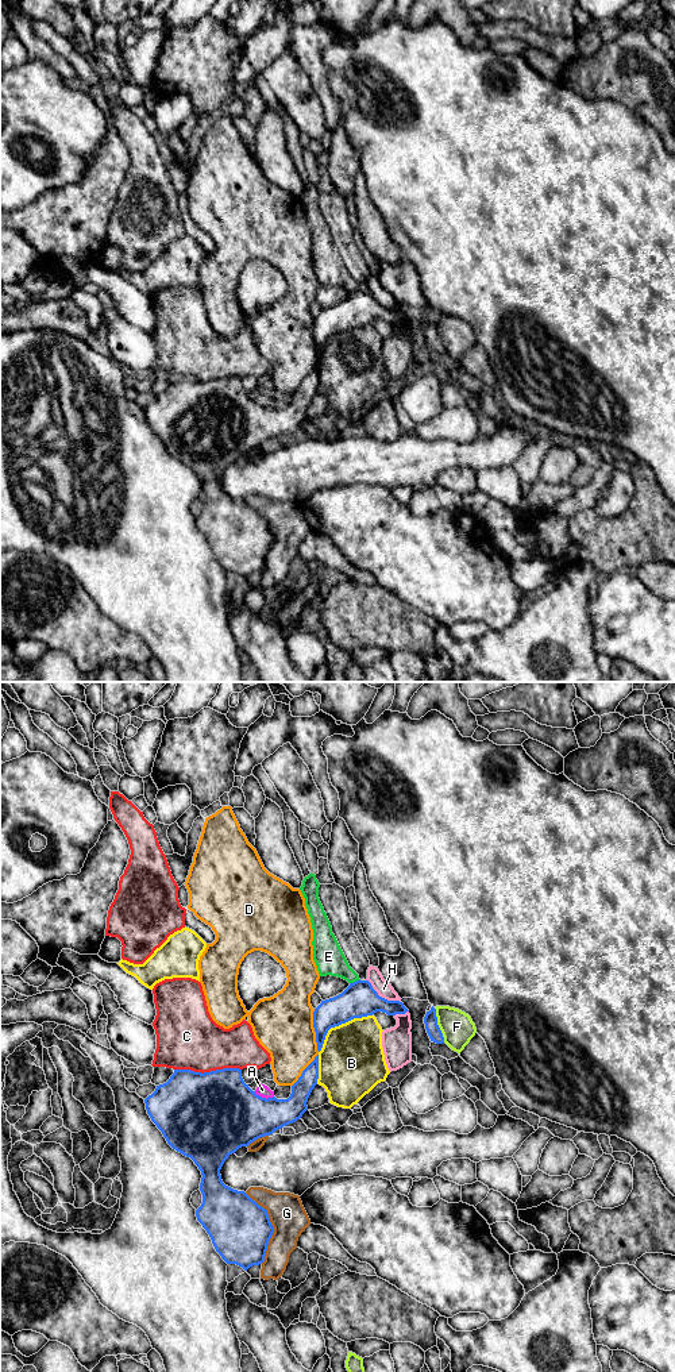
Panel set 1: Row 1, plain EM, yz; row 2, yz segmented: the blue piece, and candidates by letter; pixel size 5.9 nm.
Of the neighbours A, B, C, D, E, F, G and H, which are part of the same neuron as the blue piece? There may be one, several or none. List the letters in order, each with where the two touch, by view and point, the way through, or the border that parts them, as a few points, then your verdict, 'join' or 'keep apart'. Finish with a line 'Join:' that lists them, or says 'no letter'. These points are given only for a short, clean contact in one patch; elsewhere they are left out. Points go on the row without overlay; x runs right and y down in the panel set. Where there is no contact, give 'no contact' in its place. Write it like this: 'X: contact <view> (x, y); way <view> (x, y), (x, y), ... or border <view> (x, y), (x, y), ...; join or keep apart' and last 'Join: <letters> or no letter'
A: contact yz (263, 407); border yz (254, 400), (266, 407), (273, 405); keep apart
B: contact yz (339, 332); keep apart
C: contact yz (208, 381); keep apart
D: contact yz (315, 339); keep apart
E: contact yz (354, 291); border yz (359, 288), (350, 292); keep apart
F: contact yz (438, 334); keep apart
G: contact yz (272, 535); keep apart
H: contact yz (381, 305); border yz (366, 288), (380, 304), (400, 311); keep apart
Join: no letter

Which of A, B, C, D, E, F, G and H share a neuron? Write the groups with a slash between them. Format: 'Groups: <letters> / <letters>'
Groups: A / B E / C / D / F / G / H

